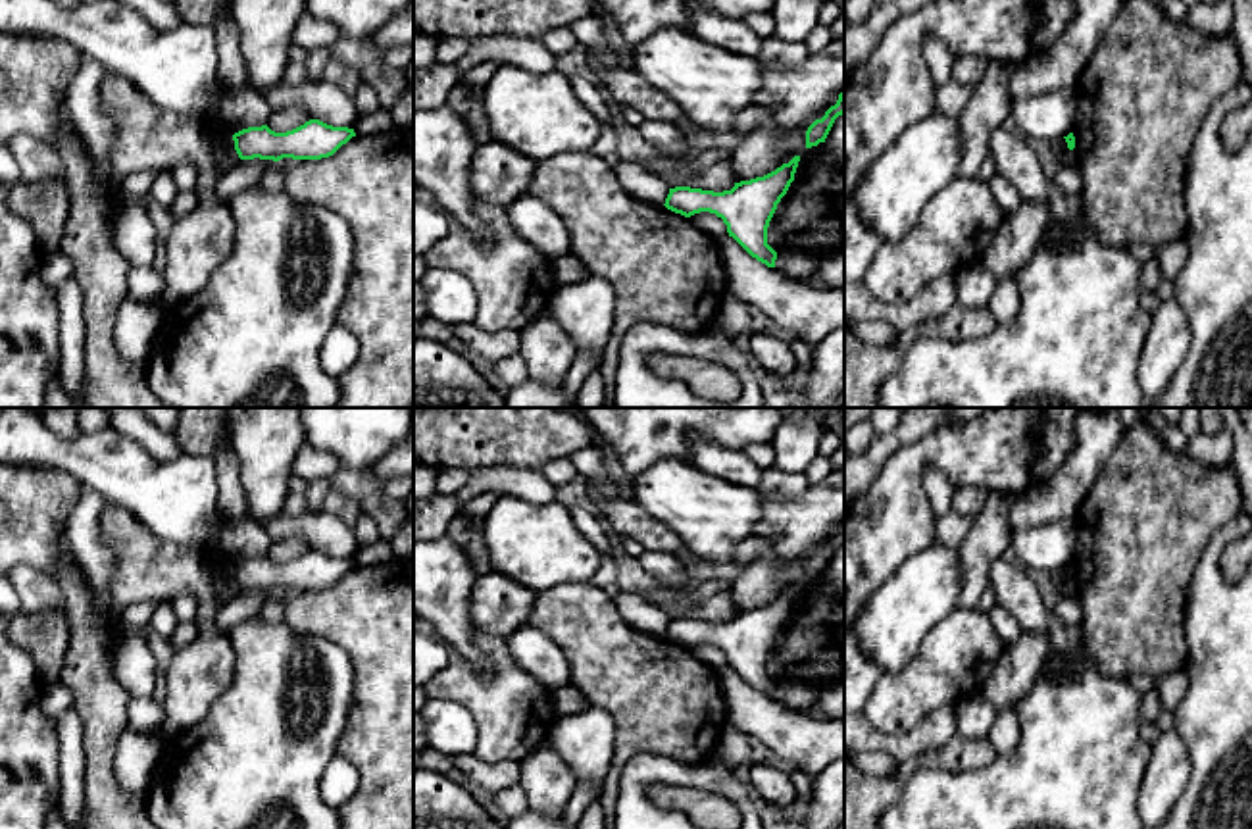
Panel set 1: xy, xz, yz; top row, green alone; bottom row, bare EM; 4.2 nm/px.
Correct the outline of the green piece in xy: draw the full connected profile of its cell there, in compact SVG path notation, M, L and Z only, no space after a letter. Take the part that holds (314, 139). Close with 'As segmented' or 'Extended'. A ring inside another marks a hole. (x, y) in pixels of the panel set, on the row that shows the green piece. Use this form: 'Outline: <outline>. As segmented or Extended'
Outline: M319 119L275 133L267 125L248 127L233 135L240 160L321 160L333 156L342 144L356 137L354 129L333 127Z. As segmented

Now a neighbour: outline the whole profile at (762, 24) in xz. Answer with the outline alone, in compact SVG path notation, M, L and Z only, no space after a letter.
M750 13L744 17L744 23L760 37L767 38L775 35L775 17L773 13Z

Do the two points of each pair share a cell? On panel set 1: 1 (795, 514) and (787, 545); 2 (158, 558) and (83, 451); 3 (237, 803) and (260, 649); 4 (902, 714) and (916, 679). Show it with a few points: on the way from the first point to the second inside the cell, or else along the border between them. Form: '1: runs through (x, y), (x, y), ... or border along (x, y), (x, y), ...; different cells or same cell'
1: runs through (795, 522), (793, 537); same cell
2: border along (106, 502), (122, 506), (162, 537); different cells
3: runs through (252, 764), (260, 753), (260, 687); same cell
4: runs through (902, 706), (916, 687); same cell

